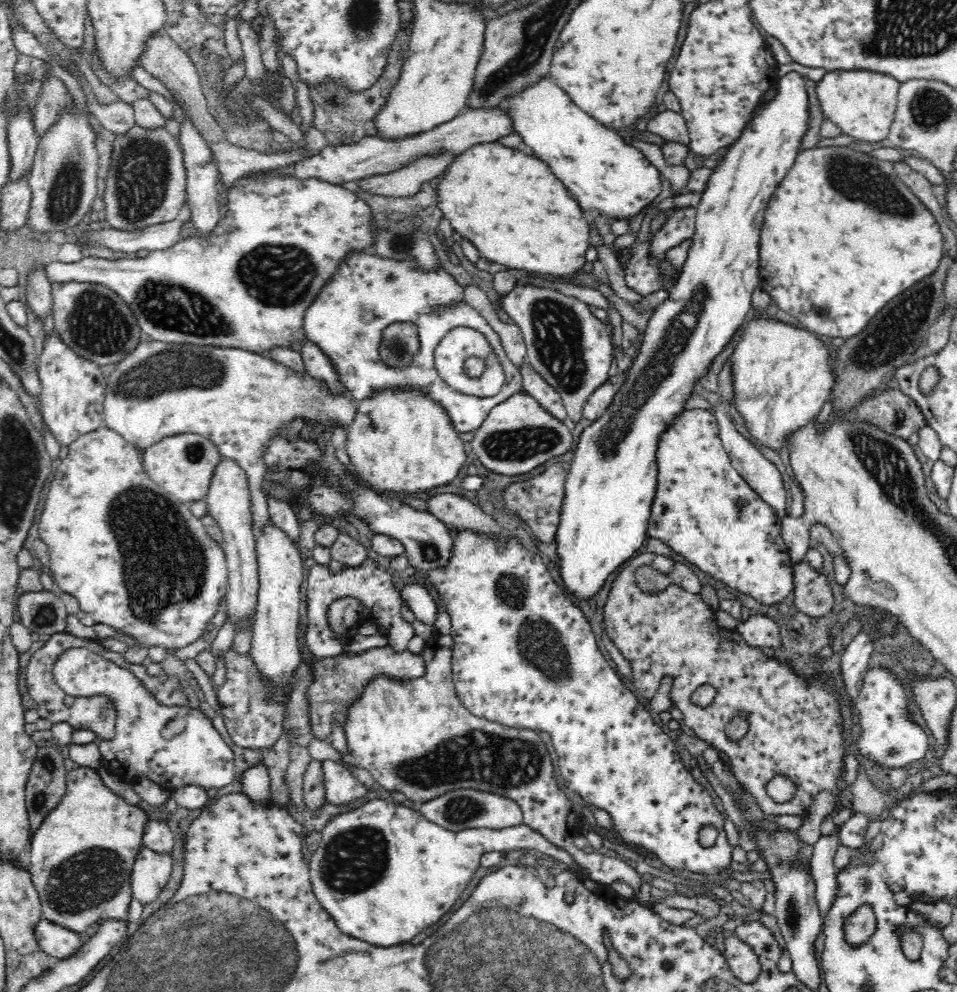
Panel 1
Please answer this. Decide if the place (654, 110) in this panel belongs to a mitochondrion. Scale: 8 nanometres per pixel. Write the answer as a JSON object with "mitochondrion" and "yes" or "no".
{"mitochondrion":"no"}

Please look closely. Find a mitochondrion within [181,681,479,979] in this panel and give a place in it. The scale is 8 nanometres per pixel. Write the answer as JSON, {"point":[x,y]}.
{"point":[347,860]}

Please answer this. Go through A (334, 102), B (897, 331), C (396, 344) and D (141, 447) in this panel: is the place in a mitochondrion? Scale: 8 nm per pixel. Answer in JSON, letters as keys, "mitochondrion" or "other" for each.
{"A":"mitochondrion","B":"mitochondrion","C":"mitochondrion","D":"other"}

